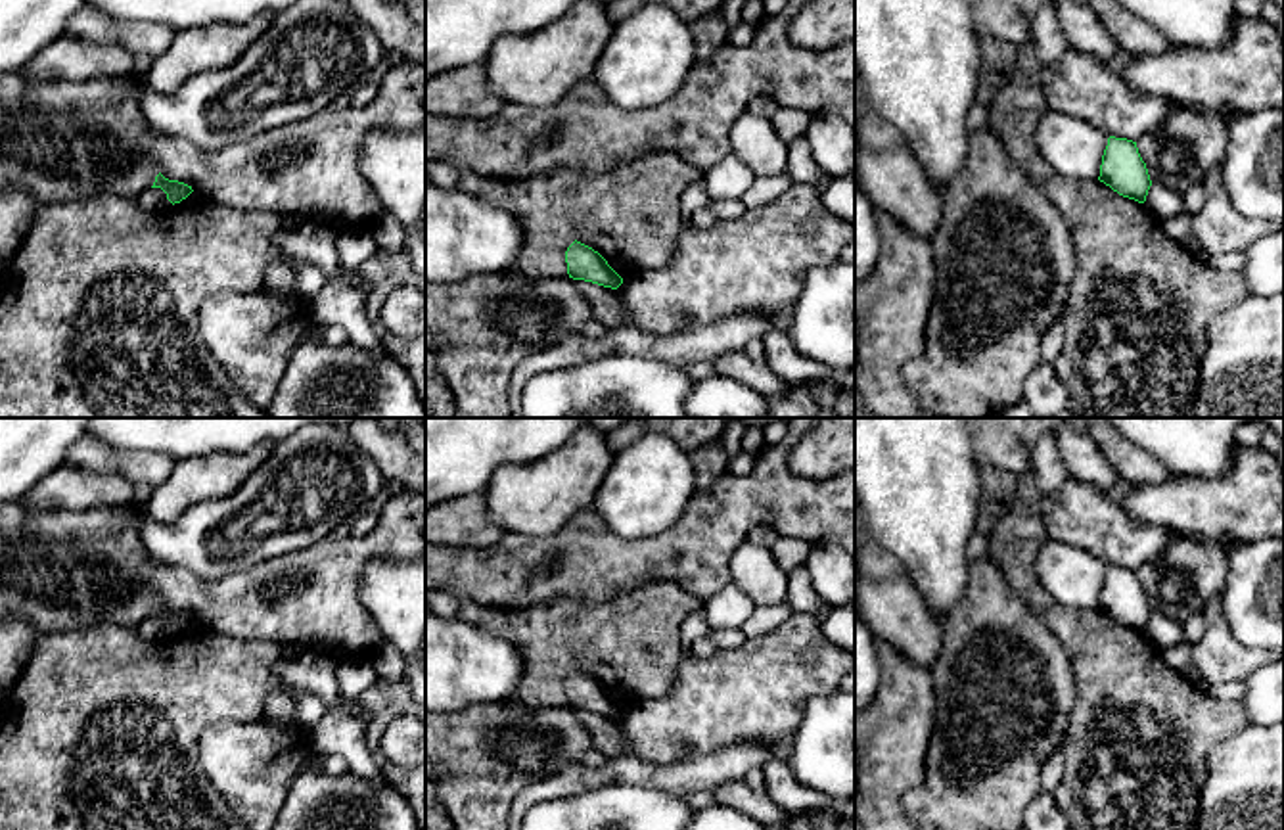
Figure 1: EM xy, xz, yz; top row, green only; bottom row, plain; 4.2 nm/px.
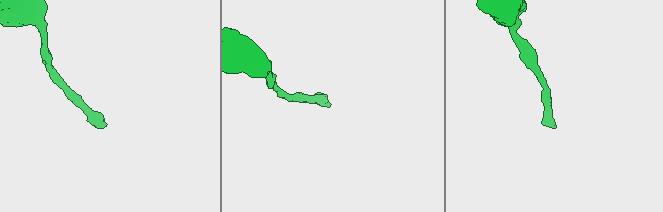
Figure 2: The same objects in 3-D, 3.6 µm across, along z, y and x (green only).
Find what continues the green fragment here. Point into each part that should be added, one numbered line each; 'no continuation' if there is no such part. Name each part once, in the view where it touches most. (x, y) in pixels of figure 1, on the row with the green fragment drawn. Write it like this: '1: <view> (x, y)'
no continuation

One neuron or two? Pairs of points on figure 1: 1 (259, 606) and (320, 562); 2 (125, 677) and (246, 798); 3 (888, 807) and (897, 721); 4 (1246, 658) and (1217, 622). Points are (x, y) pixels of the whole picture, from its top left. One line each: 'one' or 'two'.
1: one
2: two
3: one
4: one

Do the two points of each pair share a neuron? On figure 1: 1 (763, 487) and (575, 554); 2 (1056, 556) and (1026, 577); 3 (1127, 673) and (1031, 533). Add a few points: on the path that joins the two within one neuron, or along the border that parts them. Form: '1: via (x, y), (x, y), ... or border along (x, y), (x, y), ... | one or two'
1: via (717, 522), (688, 551), (673, 554), (621, 554) | one
2: border along (1047, 539), (1037, 554), (1035, 577), (1062, 604) | two
3: via (1089, 639), (1062, 622), (1026, 585), (1024, 572) | one

